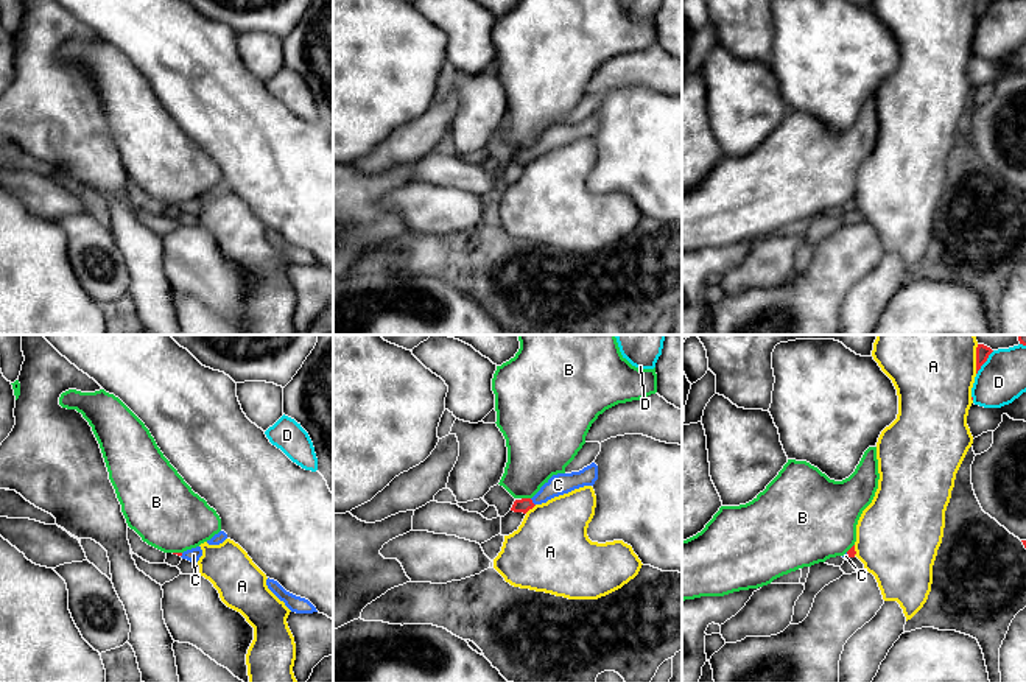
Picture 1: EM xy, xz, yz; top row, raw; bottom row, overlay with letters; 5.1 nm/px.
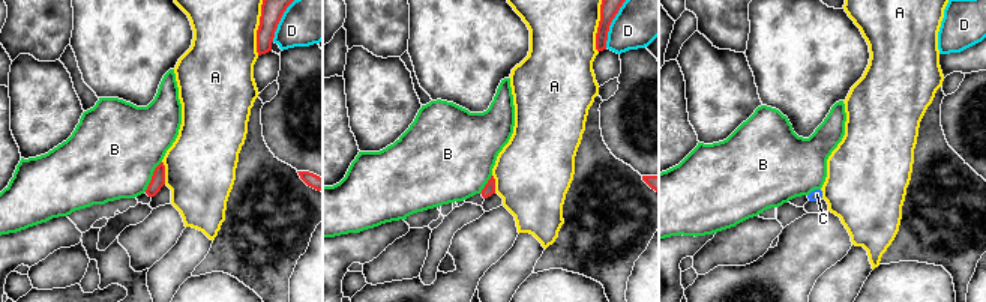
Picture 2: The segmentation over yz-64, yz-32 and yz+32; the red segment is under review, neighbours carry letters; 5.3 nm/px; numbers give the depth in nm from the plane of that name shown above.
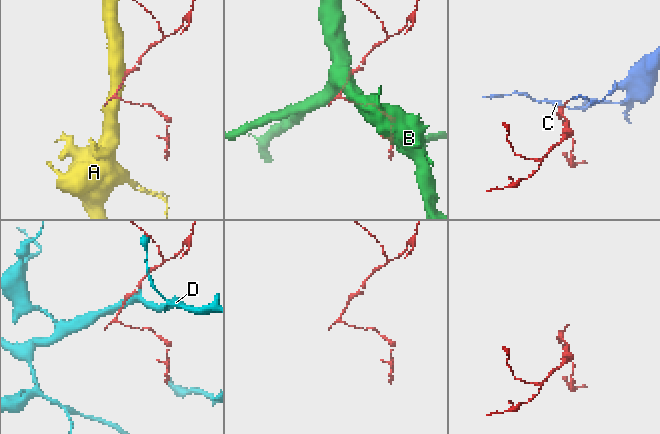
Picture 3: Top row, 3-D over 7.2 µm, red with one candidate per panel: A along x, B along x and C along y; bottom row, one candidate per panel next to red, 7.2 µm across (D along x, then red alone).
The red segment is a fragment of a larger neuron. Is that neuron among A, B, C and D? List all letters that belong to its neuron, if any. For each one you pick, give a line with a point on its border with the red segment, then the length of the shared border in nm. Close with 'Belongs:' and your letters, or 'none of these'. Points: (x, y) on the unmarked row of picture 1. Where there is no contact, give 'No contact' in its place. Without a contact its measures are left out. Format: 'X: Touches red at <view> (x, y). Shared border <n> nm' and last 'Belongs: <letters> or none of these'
C: Touches red at xz (531, 153). Shared border 50 nm
Belongs: C

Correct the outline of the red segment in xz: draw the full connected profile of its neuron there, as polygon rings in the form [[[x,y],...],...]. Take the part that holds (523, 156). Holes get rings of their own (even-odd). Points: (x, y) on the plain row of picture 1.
[[[592,114],[579,123],[553,126],[532,149],[515,151],[511,162],[526,165],[536,156],[568,145],[584,137],[593,137],[598,131],[598,117]]]

